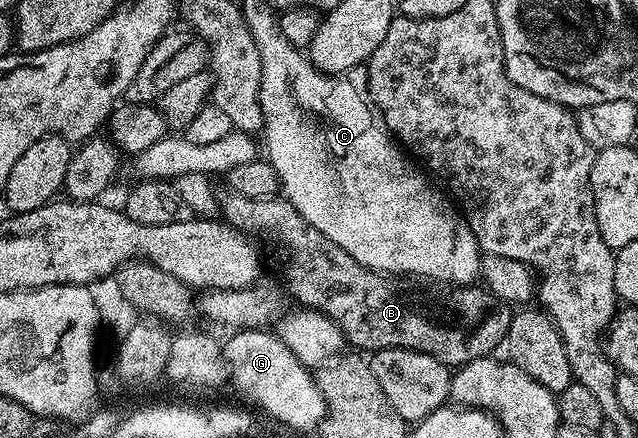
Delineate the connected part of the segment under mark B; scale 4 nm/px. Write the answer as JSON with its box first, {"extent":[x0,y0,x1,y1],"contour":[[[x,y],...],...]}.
{"extent":[217,188,512,368],"contour":[[[223,188],[218,191],[217,197],[219,199],[218,213],[221,215],[222,221],[226,222],[228,226],[232,226],[235,230],[241,230],[246,234],[252,236],[260,236],[264,234],[267,238],[272,238],[275,242],[283,242],[283,246],[287,249],[287,290],[296,298],[296,303],[302,307],[310,308],[325,315],[326,318],[332,318],[339,330],[342,332],[344,339],[348,343],[351,342],[359,350],[367,350],[366,352],[374,352],[377,350],[384,350],[385,348],[405,348],[413,352],[425,352],[429,356],[433,356],[437,360],[441,360],[446,366],[458,368],[463,366],[466,362],[472,362],[484,356],[491,356],[496,353],[495,349],[500,349],[501,343],[507,337],[507,329],[511,323],[512,311],[508,309],[504,303],[499,299],[494,298],[492,294],[488,294],[486,289],[480,288],[478,285],[472,284],[469,286],[451,286],[444,288],[439,284],[419,284],[419,287],[414,290],[410,286],[408,279],[403,276],[392,276],[389,274],[379,274],[375,270],[365,268],[361,264],[357,264],[357,260],[353,260],[353,256],[349,256],[349,252],[345,252],[345,248],[341,248],[337,244],[333,244],[333,240],[329,240],[321,232],[317,232],[317,228],[310,226],[308,222],[302,218],[297,212],[297,208],[293,208],[293,204],[288,202],[282,196],[273,198],[250,198],[249,196],[241,196],[236,190],[230,188]]]}

